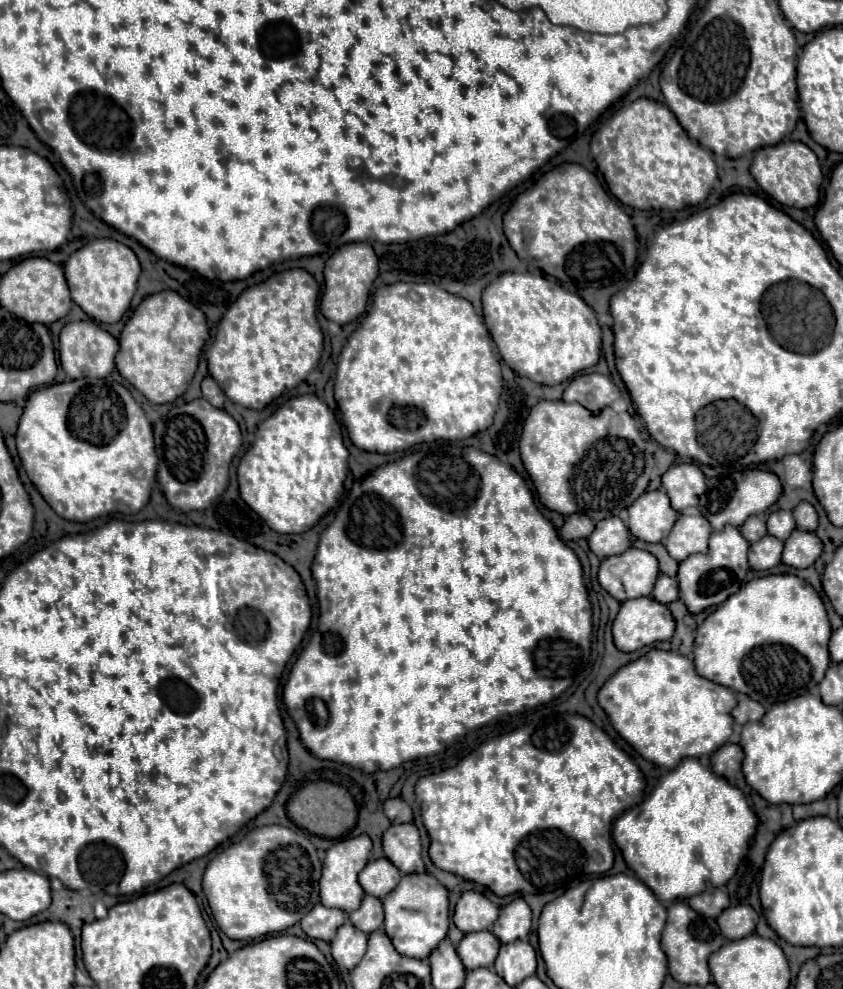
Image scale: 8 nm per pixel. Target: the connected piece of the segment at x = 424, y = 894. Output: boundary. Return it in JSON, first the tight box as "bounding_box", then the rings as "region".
{"bounding_box":[383,874,449,960],"region":[[[407,874],[391,896],[383,898],[385,922],[383,930],[401,956],[425,960],[449,930],[449,898],[443,884],[431,874]]]}

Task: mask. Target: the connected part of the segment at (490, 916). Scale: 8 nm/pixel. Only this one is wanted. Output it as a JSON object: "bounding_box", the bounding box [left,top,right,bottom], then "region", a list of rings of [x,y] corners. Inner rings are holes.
{"bounding_box":[453,892,499,934],"region":[[[465,892],[455,906],[453,922],[465,934],[491,930],[491,924],[497,920],[497,914],[499,914],[499,908],[483,894]]]}

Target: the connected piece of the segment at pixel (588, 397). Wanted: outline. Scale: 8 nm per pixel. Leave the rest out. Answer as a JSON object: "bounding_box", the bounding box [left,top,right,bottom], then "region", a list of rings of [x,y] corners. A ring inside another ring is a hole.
{"bounding_box":[563,374,621,414],"region":[[[601,374],[575,376],[563,392],[563,402],[579,402],[593,414],[599,414],[605,406],[611,406],[621,396],[619,388]]]}

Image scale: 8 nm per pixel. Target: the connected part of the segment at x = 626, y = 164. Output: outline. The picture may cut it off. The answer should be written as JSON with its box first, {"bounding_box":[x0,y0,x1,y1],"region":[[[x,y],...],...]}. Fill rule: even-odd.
{"bounding_box":[591,98,717,210],"region":[[[647,98],[622,106],[603,122],[592,136],[591,156],[611,194],[639,210],[683,210],[701,204],[717,180],[711,152],[685,134],[665,104]]]}

